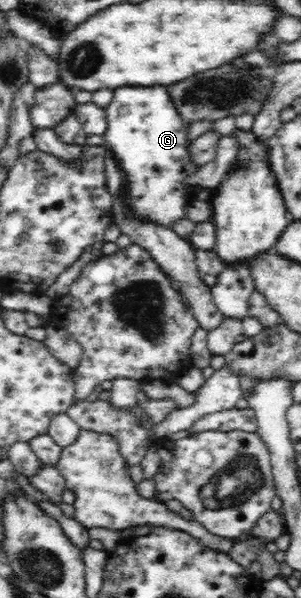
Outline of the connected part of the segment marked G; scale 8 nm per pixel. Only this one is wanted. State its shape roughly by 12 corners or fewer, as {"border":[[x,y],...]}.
{"border":[[167,85],[114,89],[105,146],[137,222],[168,229],[201,167]]}

